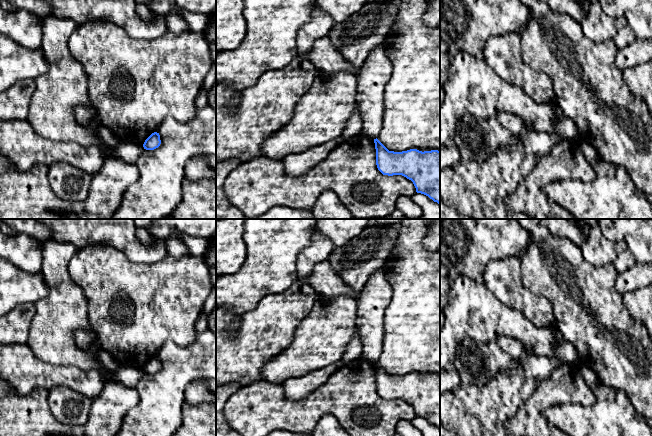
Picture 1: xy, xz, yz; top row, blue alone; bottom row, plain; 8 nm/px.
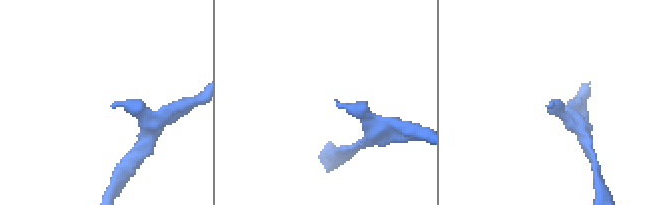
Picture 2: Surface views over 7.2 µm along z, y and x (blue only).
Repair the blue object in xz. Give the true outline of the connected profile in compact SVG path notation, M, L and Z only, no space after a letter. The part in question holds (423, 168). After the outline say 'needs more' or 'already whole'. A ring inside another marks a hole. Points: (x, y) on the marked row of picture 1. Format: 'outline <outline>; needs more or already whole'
outline M374 139L376 165L383 175L402 175L411 180L417 193L424 194L440 204L440 151L410 149L389 151Z; already whole

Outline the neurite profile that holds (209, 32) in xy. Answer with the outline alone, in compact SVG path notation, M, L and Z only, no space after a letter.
M216 15L208 18L208 23L203 31L203 35L208 43L216 41Z

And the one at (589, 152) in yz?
M580 142L579 146L587 162L593 164L599 161L597 151L590 143Z

